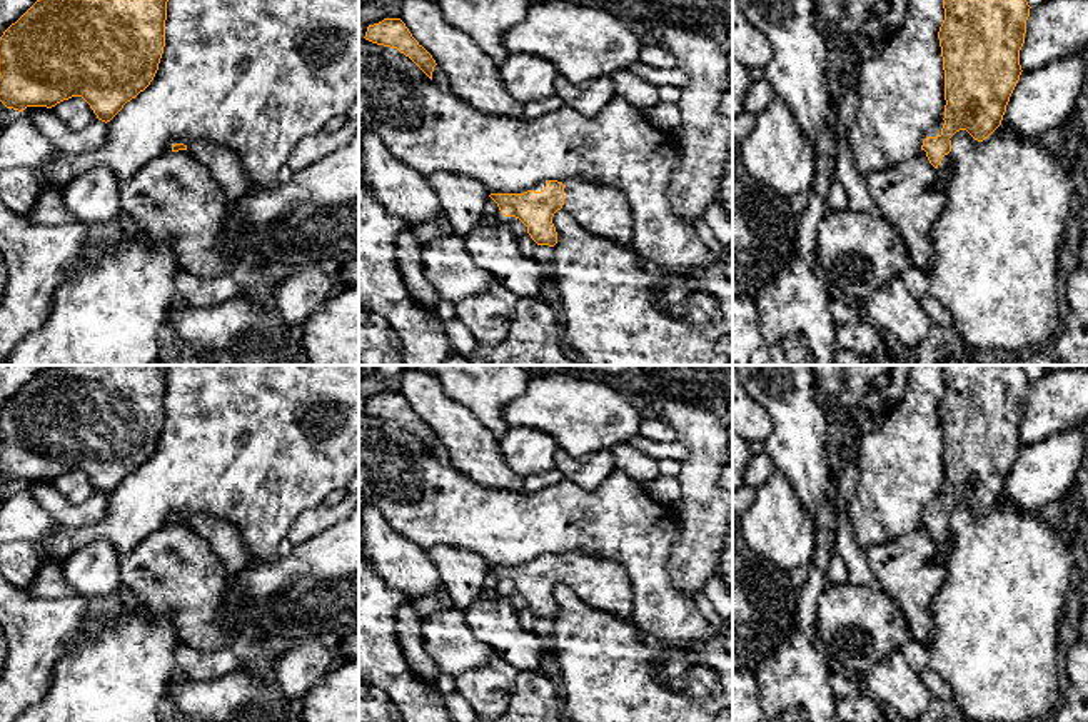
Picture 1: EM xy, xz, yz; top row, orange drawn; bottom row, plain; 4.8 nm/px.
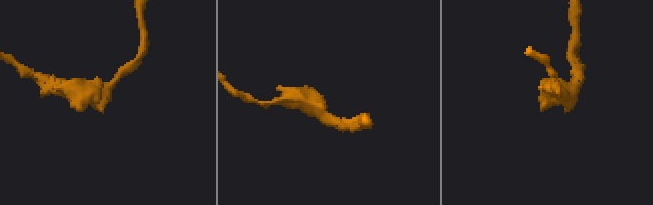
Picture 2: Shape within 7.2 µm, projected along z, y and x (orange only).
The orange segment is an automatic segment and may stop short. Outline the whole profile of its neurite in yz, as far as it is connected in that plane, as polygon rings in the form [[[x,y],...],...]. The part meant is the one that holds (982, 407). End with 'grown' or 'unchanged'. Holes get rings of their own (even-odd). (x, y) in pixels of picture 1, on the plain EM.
[[[943,365],[944,394],[938,412],[944,444],[944,492],[939,494],[926,509],[921,525],[941,550],[946,550],[953,540],[951,514],[960,504],[966,504],[975,514],[988,512],[1003,494],[1010,470],[1020,454],[1020,424],[1025,417],[1026,394],[1030,379],[1020,365]]]; grown

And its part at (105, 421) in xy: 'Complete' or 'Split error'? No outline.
Complete

